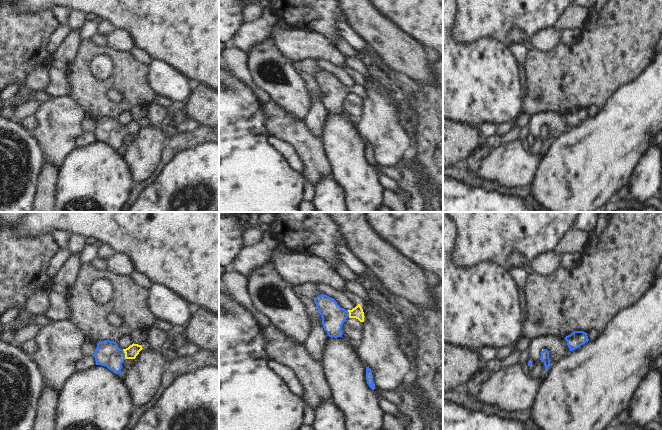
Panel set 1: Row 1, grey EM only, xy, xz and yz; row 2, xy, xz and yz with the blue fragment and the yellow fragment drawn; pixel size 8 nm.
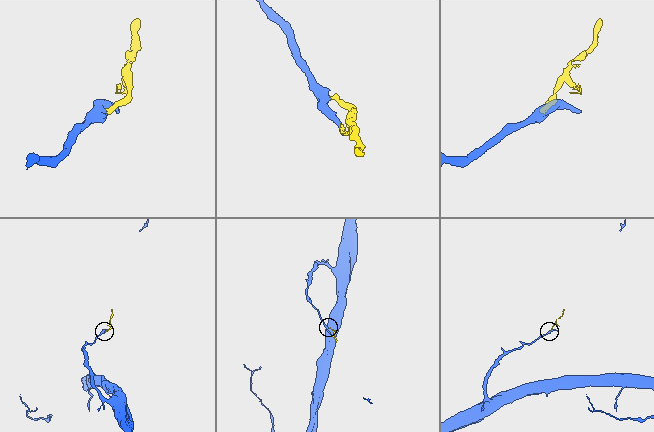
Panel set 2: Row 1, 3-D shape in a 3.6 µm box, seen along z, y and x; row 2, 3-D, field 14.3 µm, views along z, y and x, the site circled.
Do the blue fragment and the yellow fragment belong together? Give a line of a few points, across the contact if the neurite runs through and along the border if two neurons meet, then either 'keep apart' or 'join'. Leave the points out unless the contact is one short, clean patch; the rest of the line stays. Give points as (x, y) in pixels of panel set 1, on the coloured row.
line xy (108, 354), (124, 354), (132, 351); join

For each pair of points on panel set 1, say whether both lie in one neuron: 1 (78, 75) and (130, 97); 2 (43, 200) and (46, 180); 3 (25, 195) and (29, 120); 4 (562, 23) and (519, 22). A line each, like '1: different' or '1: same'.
1: same
2: same
3: different
4: different

